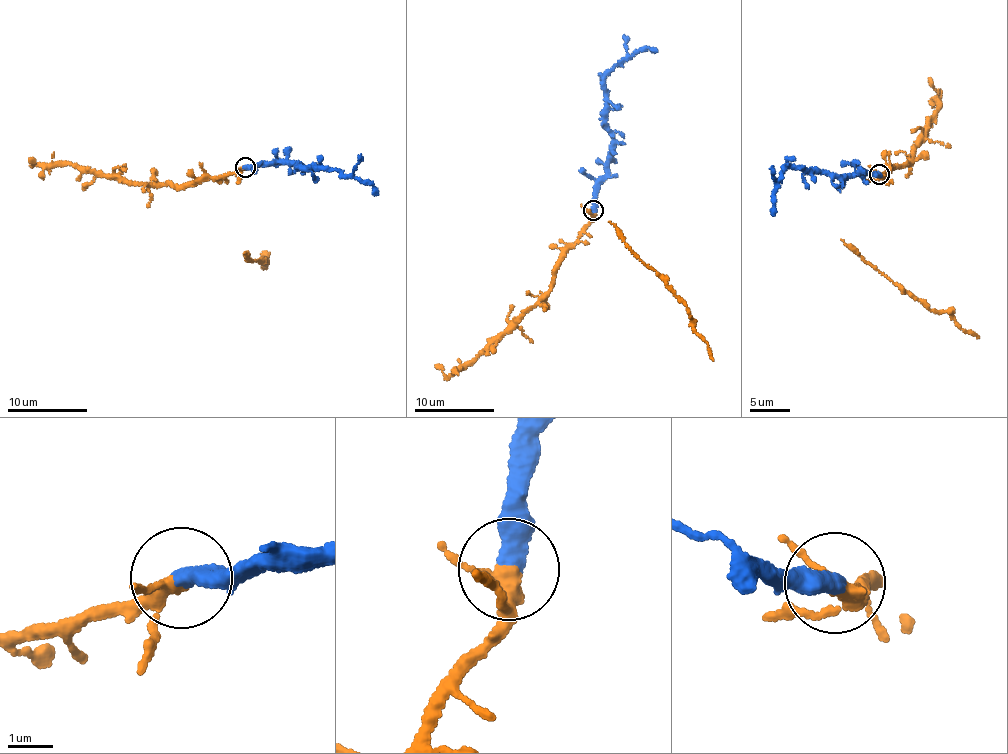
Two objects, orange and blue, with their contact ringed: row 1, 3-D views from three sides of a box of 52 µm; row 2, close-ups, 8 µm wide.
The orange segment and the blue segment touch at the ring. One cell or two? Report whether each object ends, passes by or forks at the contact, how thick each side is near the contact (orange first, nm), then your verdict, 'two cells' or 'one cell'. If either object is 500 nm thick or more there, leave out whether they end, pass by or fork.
orange forks; blue ends; calibres 240 and 460 nm; one cell

